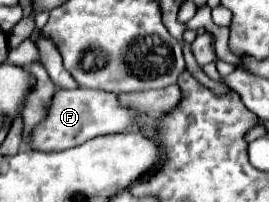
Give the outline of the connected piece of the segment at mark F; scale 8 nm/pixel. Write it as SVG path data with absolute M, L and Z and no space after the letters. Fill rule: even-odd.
M77 87L73 91L57 89L51 99L47 117L39 125L35 125L33 131L29 133L31 149L43 151L43 153L65 151L69 147L81 145L87 139L93 139L99 135L123 133L133 123L135 123L135 115L131 115L129 109L119 105L115 93L105 93L105 91L95 91L95 89L85 89L85 87Z

